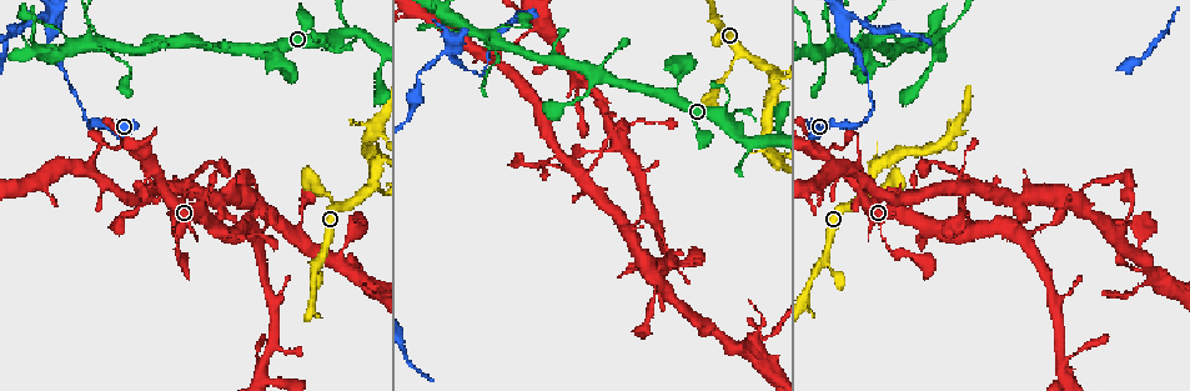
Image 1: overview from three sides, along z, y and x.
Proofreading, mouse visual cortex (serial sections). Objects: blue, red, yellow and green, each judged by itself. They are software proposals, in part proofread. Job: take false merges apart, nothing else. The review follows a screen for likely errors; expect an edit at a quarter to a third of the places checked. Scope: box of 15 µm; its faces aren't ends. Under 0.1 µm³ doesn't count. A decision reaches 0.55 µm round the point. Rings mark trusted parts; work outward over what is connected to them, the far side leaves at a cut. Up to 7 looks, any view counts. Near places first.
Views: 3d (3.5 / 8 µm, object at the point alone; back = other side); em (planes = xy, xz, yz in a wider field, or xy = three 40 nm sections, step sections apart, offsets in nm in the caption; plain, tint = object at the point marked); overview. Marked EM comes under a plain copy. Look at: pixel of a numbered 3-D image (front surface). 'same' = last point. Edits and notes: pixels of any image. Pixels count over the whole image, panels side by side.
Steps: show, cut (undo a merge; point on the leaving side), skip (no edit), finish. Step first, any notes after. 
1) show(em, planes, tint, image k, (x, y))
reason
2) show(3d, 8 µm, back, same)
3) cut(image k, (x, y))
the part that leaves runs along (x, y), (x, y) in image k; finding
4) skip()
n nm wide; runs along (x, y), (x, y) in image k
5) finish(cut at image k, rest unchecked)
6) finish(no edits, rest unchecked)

show(3d, 3.5 µm, image 1, (878, 163))
branch point

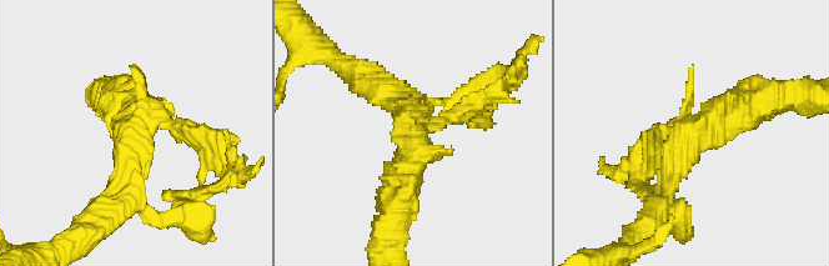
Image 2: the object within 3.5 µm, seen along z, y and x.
show(em, planes, tint, image 2, (127, 135))
need the tissue

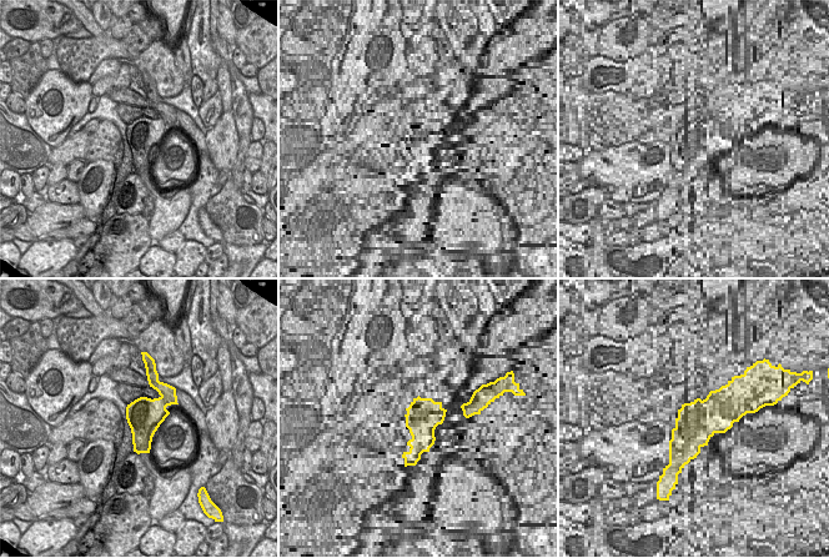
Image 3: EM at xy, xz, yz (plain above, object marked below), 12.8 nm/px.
cut(image 2, (473, 98))
border along (175, 390), (159, 393) in image 3; a second cell is stuck on

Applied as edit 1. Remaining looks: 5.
show(overview)
see it whole again

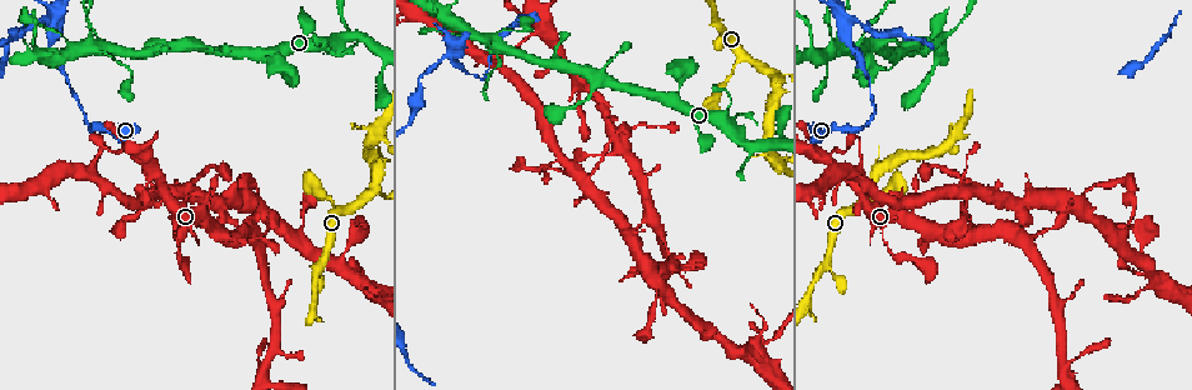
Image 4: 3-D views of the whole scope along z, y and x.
show(3d, 8 µm, image 4, (580, 94))
calibre changes

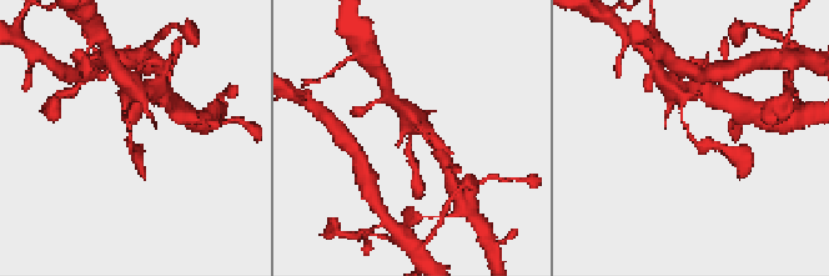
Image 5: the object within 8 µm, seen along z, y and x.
show(3d, 3.5 µm, image 5, (410, 136))

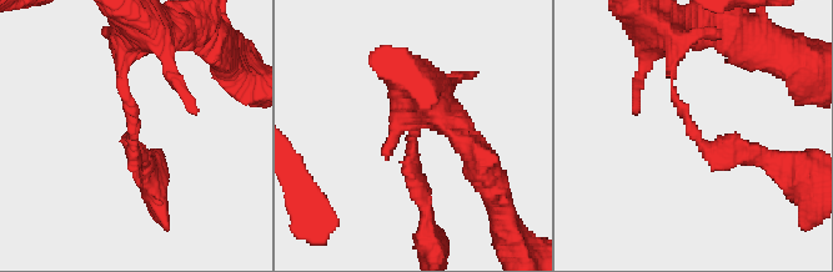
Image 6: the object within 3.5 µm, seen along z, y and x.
show(em, xy, step 3, tint, image 6, (695, 134))
arms of 100, 200 nm

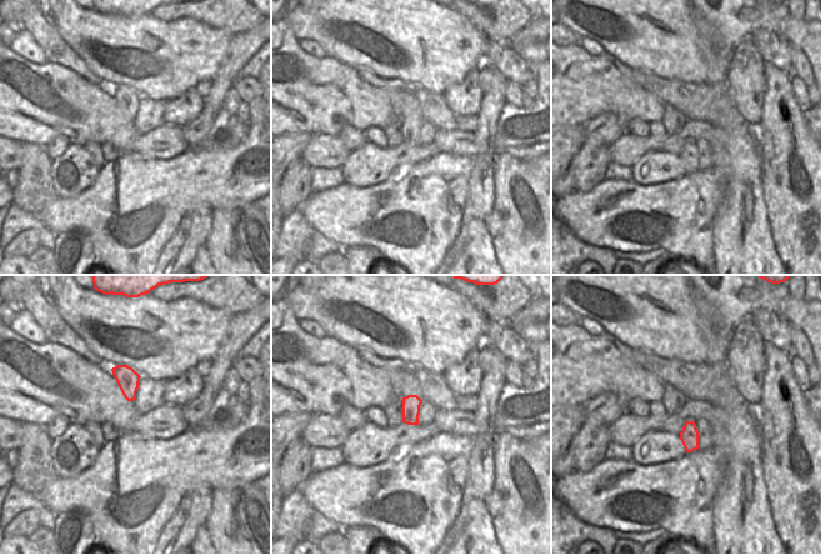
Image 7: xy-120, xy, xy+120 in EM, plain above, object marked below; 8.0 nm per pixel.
skip()
150 nm wide; runs along (675, 56), (671, 91), (699, 141), (767, 156) in image 6; continuous, no second cell

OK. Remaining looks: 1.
finish(cut at image 2, rest unchecked)

